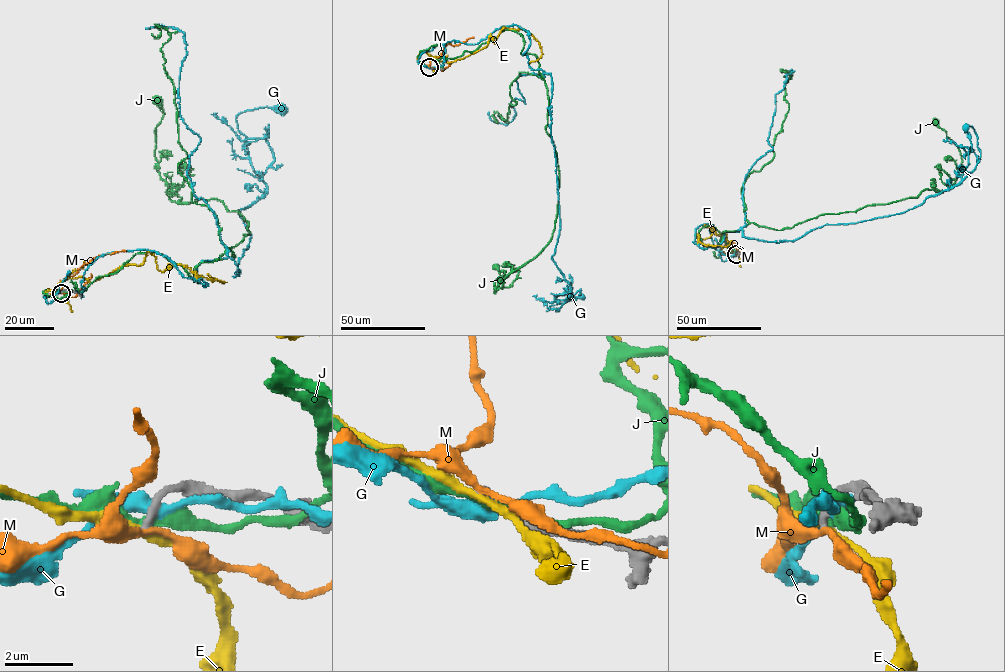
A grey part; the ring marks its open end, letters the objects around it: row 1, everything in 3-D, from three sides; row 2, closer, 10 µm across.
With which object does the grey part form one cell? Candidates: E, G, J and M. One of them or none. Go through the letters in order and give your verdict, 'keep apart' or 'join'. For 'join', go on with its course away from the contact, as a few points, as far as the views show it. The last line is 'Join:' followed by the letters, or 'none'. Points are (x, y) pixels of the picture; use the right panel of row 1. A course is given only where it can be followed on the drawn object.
E: keep apart
G: keep apart
J: keep apart
M: keep apart
Join: none

